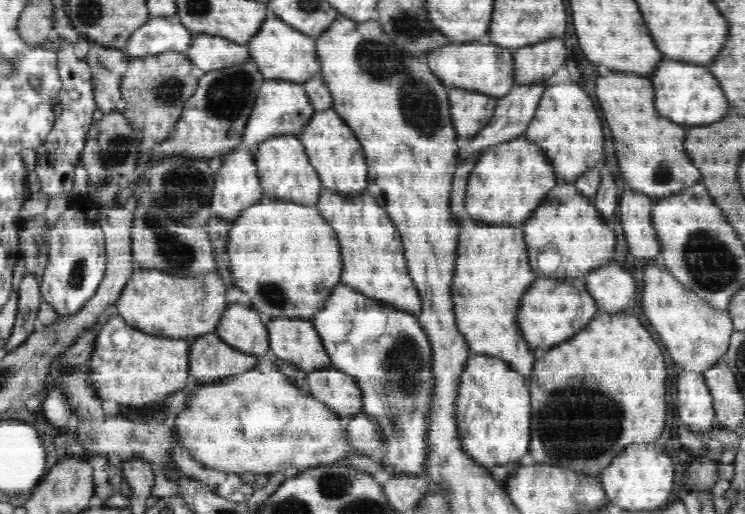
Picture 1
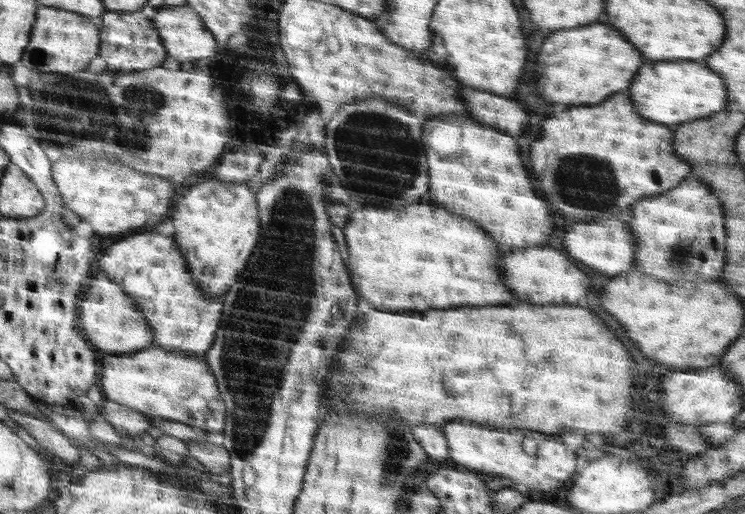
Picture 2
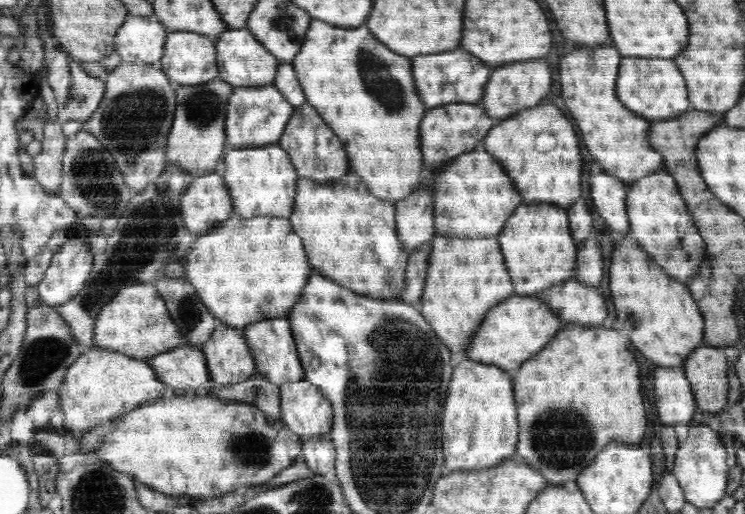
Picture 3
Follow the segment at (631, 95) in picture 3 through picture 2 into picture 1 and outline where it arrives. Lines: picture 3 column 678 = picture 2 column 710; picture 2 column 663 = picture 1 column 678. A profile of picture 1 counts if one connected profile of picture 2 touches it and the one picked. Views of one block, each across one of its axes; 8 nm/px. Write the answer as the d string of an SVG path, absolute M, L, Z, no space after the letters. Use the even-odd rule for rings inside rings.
M661 62L654 72L654 102L662 117L670 118L672 122L683 125L712 125L729 115L729 106L722 86L708 66L690 62Z

